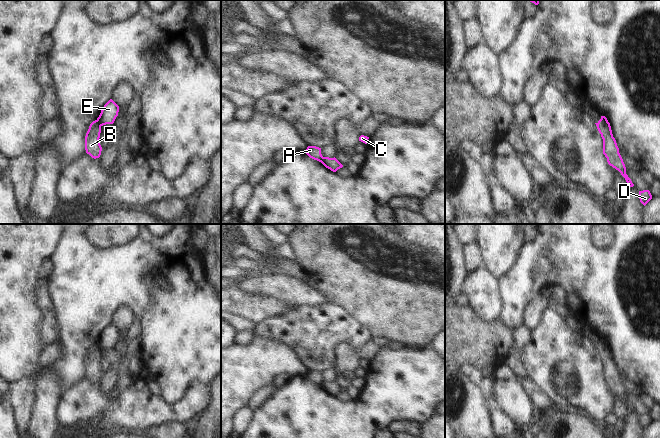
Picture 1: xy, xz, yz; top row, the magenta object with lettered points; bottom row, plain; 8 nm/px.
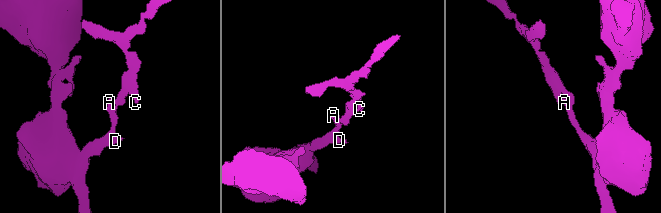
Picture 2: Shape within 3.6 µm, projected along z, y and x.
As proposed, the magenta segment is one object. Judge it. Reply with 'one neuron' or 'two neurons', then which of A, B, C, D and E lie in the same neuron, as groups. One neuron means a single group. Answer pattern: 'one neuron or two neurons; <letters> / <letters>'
two neurons; A B D / C E

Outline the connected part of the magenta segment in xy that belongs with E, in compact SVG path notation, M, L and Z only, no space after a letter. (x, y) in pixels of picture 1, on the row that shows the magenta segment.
M110 99L102 108L97 121L101 124L101 126L113 124L118 116L118 112L119 106L112 99Z

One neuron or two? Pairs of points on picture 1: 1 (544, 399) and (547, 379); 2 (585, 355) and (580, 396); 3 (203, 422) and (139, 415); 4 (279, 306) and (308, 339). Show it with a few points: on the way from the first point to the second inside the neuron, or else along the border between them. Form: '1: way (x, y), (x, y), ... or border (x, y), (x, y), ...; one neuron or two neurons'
1: border (528, 378), (555, 404); two neurons
2: way (581, 365), (581, 386); one neuron
3: border (210, 397), (209, 403), (200, 412); two neurons
4: border (297, 306), (292, 310), (266, 317), (263, 320); two neurons

